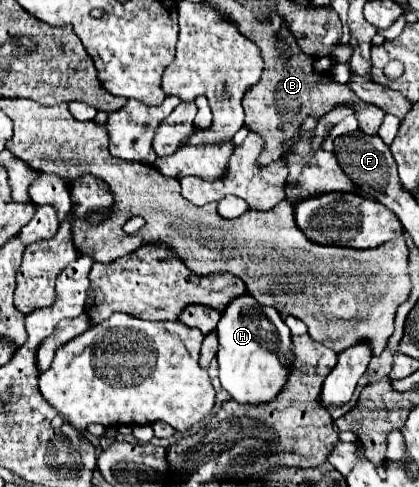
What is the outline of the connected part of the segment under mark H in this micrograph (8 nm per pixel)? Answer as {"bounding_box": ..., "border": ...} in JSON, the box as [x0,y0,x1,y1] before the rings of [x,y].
{"bounding_box":[215,296,291,404],"border":[[[239,296],[225,306],[215,332],[219,340],[219,380],[231,398],[241,404],[273,400],[285,386],[291,364],[291,332],[281,314],[273,306],[259,304],[253,296]]]}

